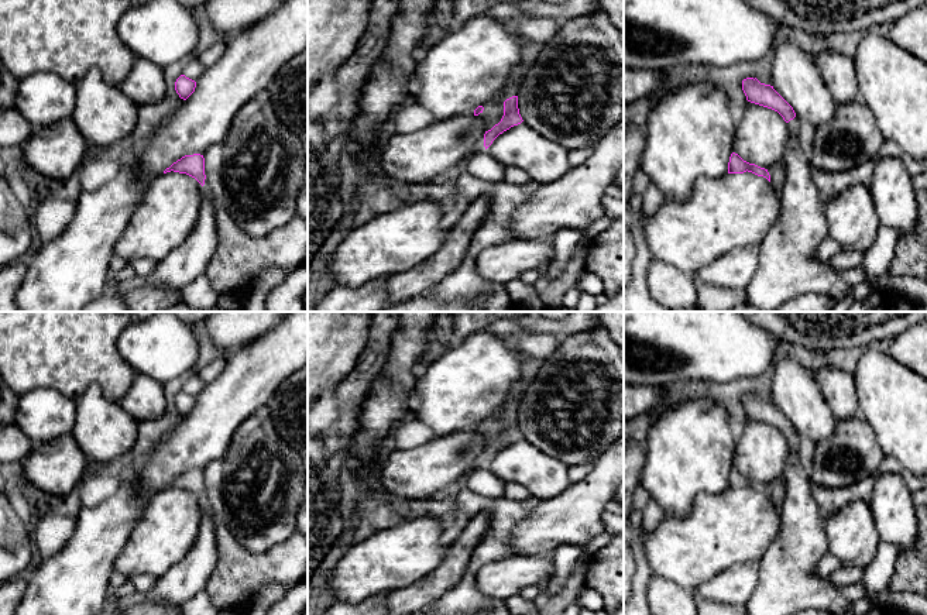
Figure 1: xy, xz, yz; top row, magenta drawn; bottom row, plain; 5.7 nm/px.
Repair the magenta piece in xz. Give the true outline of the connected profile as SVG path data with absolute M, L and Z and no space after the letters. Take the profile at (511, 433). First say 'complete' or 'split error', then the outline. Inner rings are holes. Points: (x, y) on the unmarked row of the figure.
split error | M525 355L522 358L521 375L511 385L501 406L474 426L474 432L483 437L485 444L485 465L499 450L523 437L518 425L518 403L531 381L536 377L540 364L542 360Z

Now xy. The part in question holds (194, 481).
split error | M200 470L185 471L161 491L152 494L143 508L143 513L128 540L114 561L114 571L127 578L135 574L161 577L179 563L199 536L202 506L205 501L205 474Z

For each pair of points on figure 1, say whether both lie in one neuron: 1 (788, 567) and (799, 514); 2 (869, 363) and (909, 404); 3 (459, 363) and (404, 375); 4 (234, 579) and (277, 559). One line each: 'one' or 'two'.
1: one
2: one
3: two
4: one

